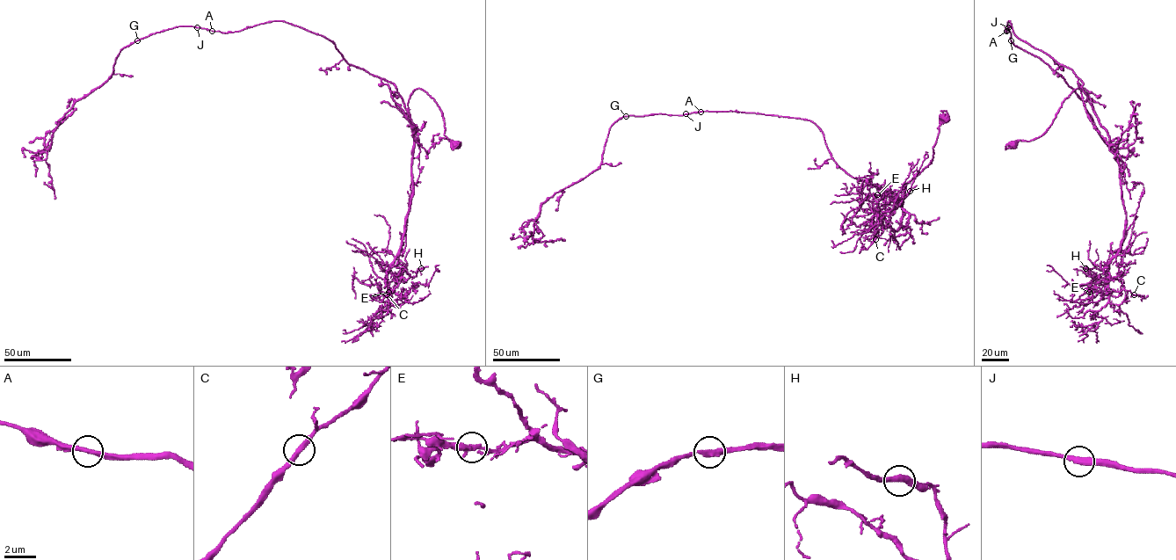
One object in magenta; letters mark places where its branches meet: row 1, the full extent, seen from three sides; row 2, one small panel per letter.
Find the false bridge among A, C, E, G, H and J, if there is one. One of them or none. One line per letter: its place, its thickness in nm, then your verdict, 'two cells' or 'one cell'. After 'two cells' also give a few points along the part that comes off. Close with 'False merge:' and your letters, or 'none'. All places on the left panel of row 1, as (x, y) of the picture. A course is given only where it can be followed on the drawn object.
A: (212, 31) | 360 nm | one cell
C: (387, 294) | 360 nm | one cell
E: (388, 292) | 360 nm | one cell
G: (137, 40) | 360 nm | one cell
H: (421, 268) | 360 nm | one cell
J: (197, 27) | 360 nm | one cell
False merge: none

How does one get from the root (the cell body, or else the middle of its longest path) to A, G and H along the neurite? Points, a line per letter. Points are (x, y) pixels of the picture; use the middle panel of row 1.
A: (945, 118), (932, 158), (895, 199), (884, 187), (843, 170), (821, 129), (809, 120), (700, 112)
G: (945, 118), (932, 158), (895, 199), (884, 187), (843, 170), (821, 129), (809, 120), (735, 111), (626, 116)
H: (945, 118), (932, 158), (896, 194), (903, 215), (895, 230), (878, 214), (910, 191)

